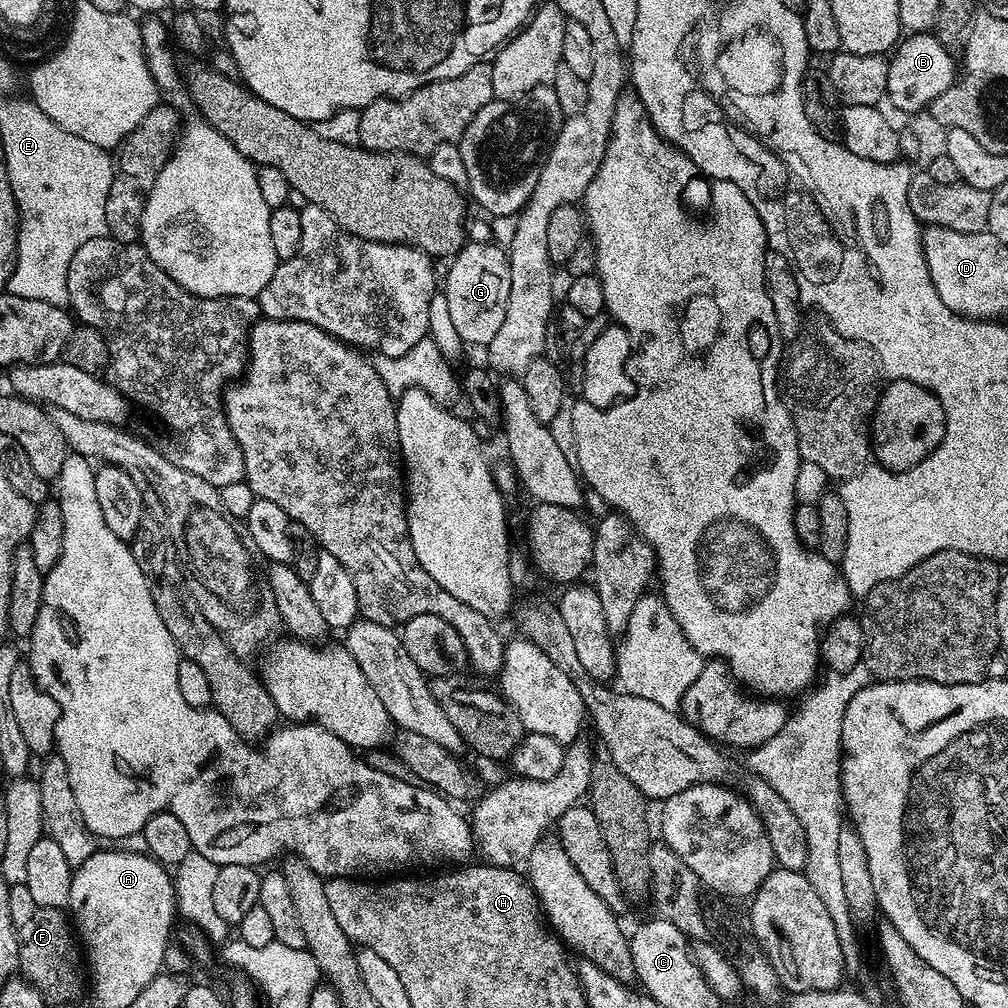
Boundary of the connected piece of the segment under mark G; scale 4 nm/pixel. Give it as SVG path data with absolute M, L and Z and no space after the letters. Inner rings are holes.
M465 243L451 257L448 277L443 277L442 291L449 302L451 321L461 335L463 343L487 346L490 338L498 334L502 318L506 318L506 302L510 298L510 266L503 247L491 244Z

